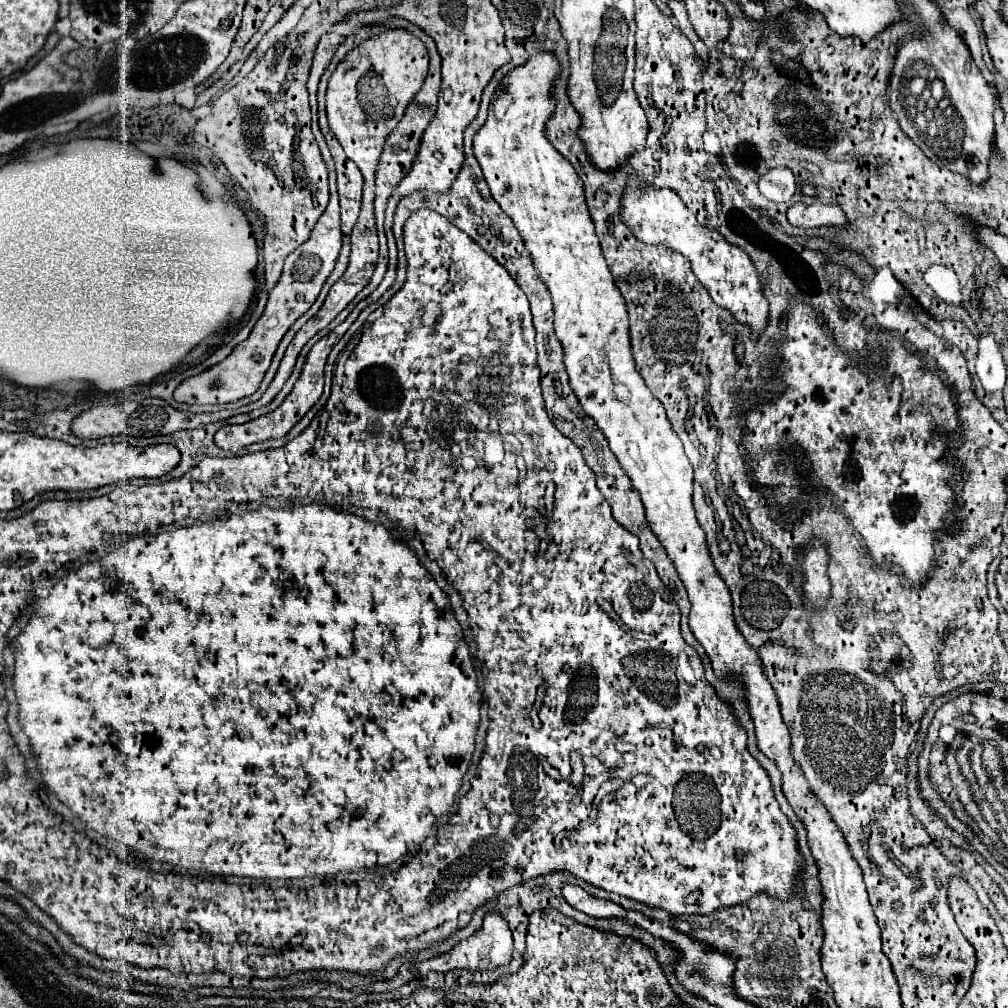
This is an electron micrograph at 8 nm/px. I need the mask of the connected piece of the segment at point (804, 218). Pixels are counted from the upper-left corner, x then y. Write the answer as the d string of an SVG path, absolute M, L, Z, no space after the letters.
M796 202L788 208L788 220L792 226L798 228L824 228L824 226L834 226L834 228L848 228L850 220L846 218L844 210L840 204L804 204Z

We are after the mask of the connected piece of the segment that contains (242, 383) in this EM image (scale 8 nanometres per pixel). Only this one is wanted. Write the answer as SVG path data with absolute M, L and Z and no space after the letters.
M332 202L328 204L326 212L318 218L316 226L310 232L310 238L286 258L282 276L278 284L270 290L264 314L252 328L250 336L242 344L238 344L226 360L222 360L222 404L236 402L258 390L264 378L264 372L268 370L282 336L298 320L298 316L302 316L314 304L322 284L334 270L334 258L338 256L338 244L342 244L340 206L338 202Z

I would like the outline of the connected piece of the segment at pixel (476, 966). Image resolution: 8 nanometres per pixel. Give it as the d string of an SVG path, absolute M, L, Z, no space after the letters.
M490 912L478 934L462 940L446 954L446 970L494 970L512 960L512 932L500 914Z

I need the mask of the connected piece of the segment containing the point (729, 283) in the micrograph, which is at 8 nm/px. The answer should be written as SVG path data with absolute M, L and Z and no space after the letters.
M630 176L626 180L626 188L620 200L620 216L622 222L630 228L630 232L644 244L666 246L682 256L686 256L692 264L692 272L698 282L706 288L710 298L726 308L742 326L750 328L750 338L758 340L760 332L768 326L768 300L762 292L760 274L748 256L748 252L736 244L730 244L718 230L710 230L702 226L696 216L684 206L680 196L672 188L658 188L640 176Z

